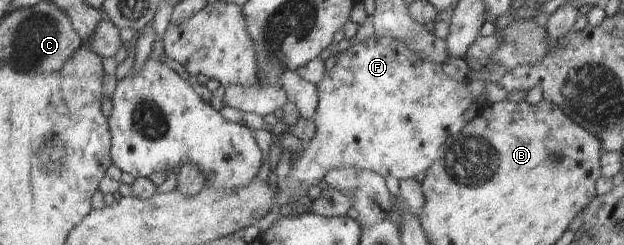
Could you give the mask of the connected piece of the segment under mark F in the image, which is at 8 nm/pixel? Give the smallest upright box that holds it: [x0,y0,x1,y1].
[271,34,475,211]

